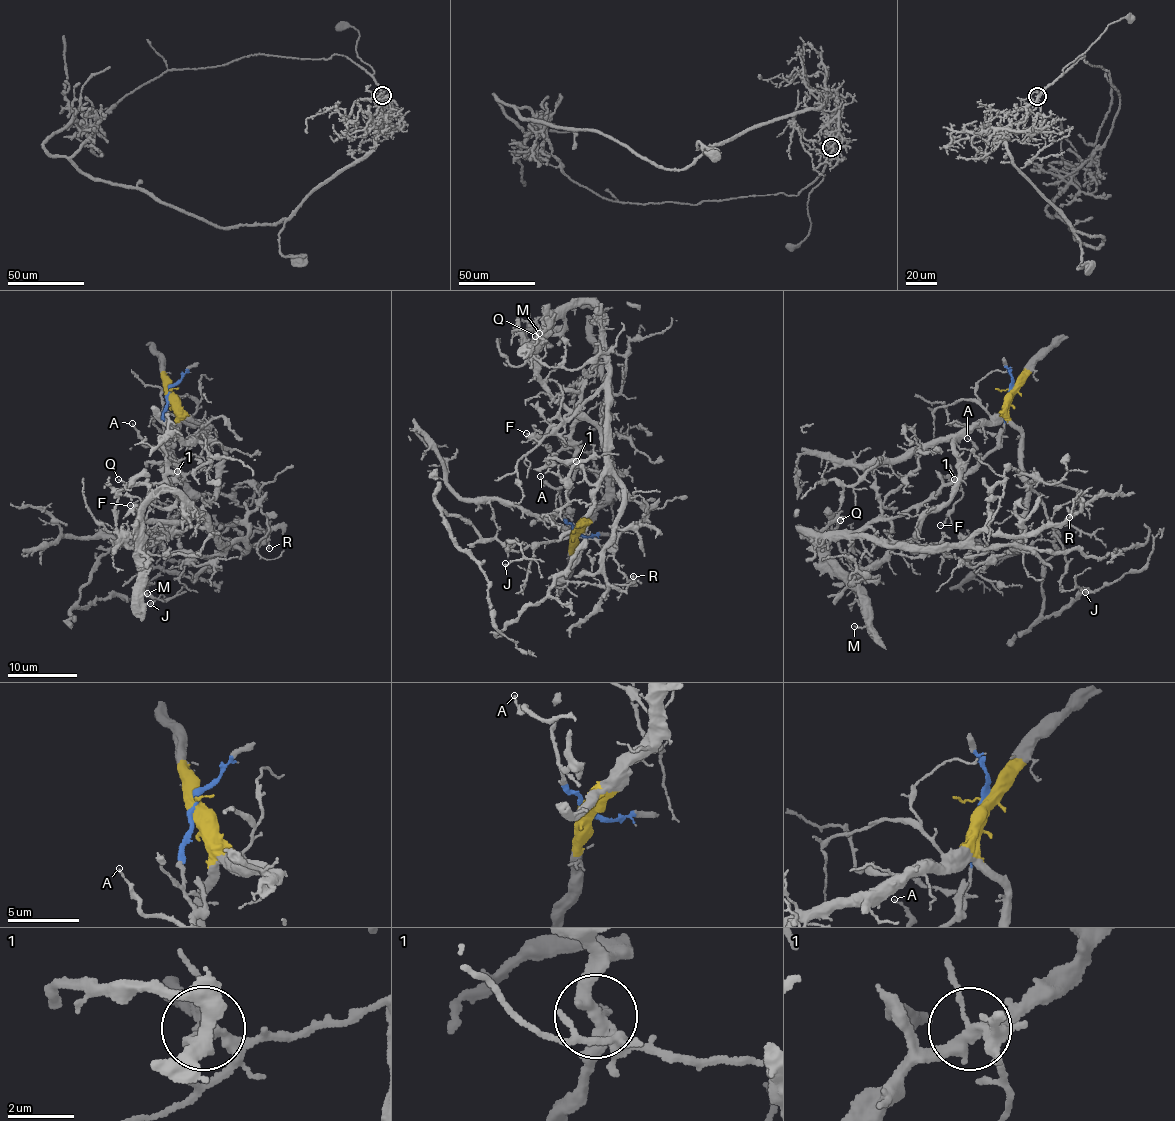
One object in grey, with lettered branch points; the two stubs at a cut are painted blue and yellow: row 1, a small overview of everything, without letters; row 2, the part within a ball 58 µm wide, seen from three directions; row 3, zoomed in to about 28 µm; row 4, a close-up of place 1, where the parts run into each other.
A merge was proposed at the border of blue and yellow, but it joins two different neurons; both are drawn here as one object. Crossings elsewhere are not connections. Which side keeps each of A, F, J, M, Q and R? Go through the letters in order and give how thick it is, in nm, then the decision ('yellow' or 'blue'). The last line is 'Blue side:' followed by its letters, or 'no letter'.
A: 120 nm | blue
F: 160 nm | yellow
J: 190 nm | yellow
M: 130 nm | blue
Q: 130 nm | blue
R: 180 nm | yellow
Blue side: A, M, Q

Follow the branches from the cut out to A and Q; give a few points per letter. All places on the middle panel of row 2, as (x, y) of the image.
A: (576, 529), (567, 522), (564, 513), (565, 497), (569, 491), (566, 486), (548, 484), (540, 477)
Q: (576, 529), (564, 513), (571, 430), (601, 319), (574, 304), (559, 333), (535, 335)

